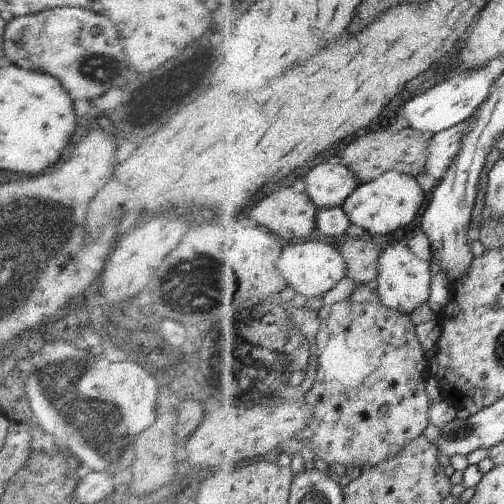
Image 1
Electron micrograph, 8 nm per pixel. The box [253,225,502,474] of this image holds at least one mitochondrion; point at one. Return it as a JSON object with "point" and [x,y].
{"point":[458,433]}

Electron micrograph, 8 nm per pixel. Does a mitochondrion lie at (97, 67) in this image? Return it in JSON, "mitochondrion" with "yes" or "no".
{"mitochondrion":"yes"}

